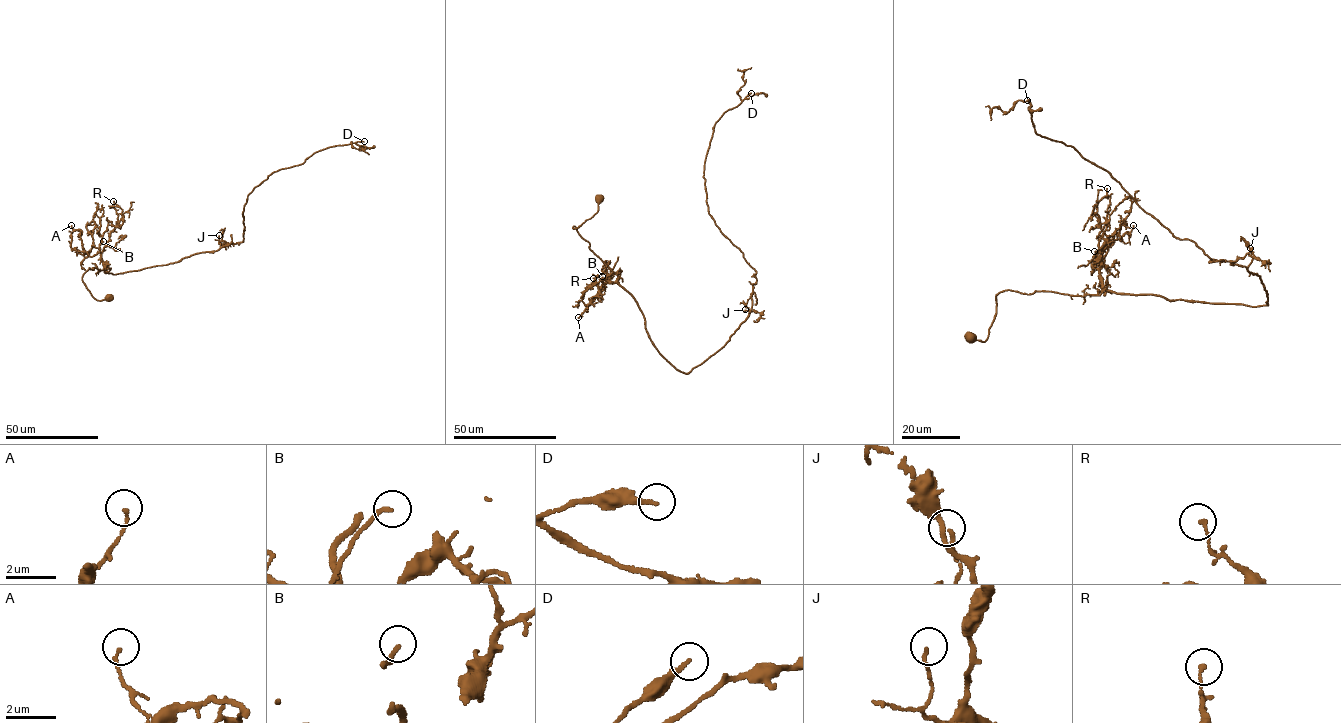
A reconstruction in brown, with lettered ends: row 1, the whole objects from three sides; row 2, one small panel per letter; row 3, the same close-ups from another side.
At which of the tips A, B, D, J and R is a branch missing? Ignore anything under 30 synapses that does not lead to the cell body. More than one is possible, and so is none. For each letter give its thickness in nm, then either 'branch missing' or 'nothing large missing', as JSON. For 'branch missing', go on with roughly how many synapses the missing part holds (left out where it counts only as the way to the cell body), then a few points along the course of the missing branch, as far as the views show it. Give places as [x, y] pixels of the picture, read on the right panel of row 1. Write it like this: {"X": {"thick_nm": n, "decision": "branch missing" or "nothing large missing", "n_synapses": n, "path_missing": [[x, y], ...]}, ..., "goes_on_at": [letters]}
{"A": {"thick_nm": 130, "decision": "nothing large missing"}, "B": {"thick_nm": 160, "decision": "branch missing", "n_synapses": 40, "path_missing": [[1094, 251], [1082, 257], [1084, 264], [1079, 273]]}, "D": {"thick_nm": 200, "decision": "nothing large missing"}, "J": {"thick_nm": 120, "decision": "nothing large missing"}, "R": {"thick_nm": 140, "decision": "nothing large missing"}, "goes_on_at": ["B"]}

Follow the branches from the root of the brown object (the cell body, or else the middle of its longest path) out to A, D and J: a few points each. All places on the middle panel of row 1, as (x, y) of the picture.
A: (600, 199), (595, 214), (572, 228), (617, 281), (603, 279), (586, 289), (582, 300), (587, 305), (578, 317)
D: (600, 199), (572, 228), (689, 373), (751, 307), (756, 271), (710, 215), (703, 176), (716, 122), (751, 93)
J: (600, 199), (572, 228), (618, 276), (652, 343), (677, 370), (689, 373), (724, 347), (745, 309)

